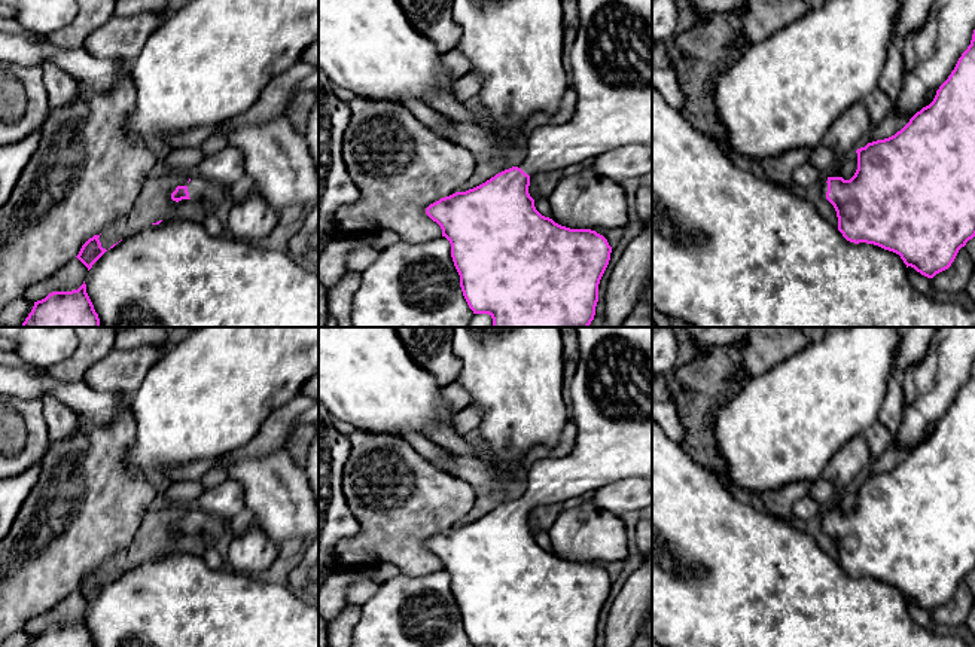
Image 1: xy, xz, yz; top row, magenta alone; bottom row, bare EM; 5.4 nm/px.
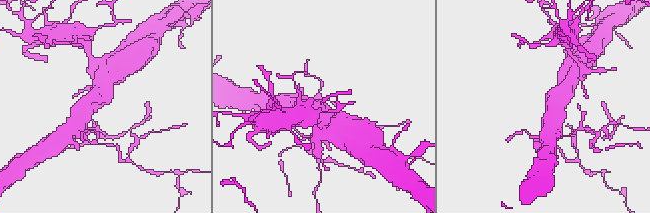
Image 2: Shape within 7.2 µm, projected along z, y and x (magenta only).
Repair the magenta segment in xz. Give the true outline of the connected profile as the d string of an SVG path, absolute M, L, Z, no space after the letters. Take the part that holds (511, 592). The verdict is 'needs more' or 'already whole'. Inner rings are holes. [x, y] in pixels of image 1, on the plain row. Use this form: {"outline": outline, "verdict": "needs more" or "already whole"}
{"outline": "M576 327L579 336L579 358L570 384L572 419L578 427L578 436L573 449L561 458L542 458L533 463L525 471L527 489L522 498L505 503L485 516L466 525L455 525L441 531L426 541L426 547L436 555L451 577L451 590L460 608L460 620L463 629L473 647L595 647L598 635L598 617L609 598L612 580L607 573L591 562L570 562L555 556L552 552L542 549L534 532L528 527L530 509L537 504L554 504L572 497L578 497L586 491L595 491L612 482L631 477L643 477L652 480L652 327Z", "verdict": "needs more"}

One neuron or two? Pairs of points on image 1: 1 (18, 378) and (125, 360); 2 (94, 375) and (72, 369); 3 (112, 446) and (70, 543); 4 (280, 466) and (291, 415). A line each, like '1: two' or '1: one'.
1: two
2: two
3: one
4: two

